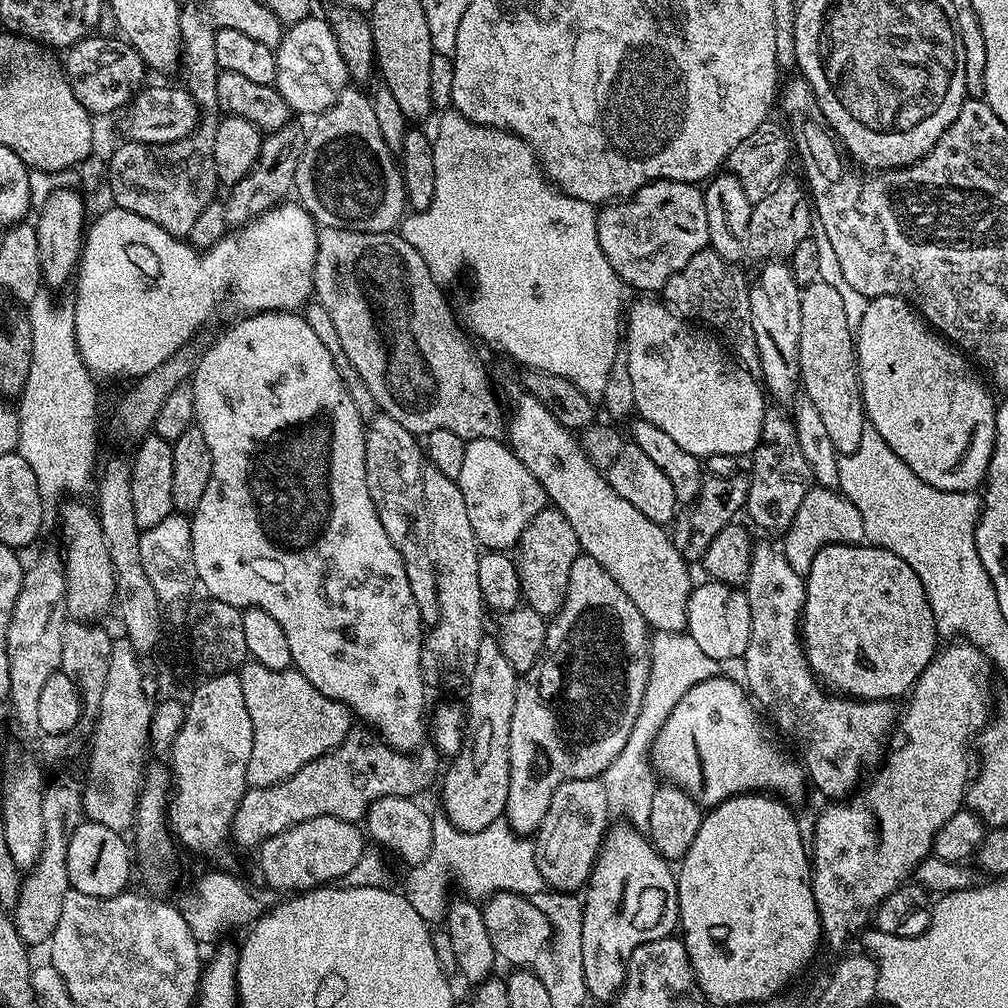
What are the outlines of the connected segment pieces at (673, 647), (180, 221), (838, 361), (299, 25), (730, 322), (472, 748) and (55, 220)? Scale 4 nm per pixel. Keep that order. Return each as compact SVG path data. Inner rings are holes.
M660 634L652 642L652 665L650 678L646 686L646 694L642 698L642 706L638 718L634 722L634 730L630 730L630 738L626 746L622 746L622 754L610 762L603 774L603 782L608 791L608 802L613 809L621 812L627 823L641 829L647 829L650 822L650 806L654 803L654 794L658 787L658 776L650 759L656 736L662 730L666 718L682 702L684 695L698 682L706 682L711 676L719 676L722 672L721 661L706 658L704 651L696 644L672 644L673 637Z
M184 10L180 14L180 28L180 63L182 73L184 72L182 87L202 109L196 130L173 144L117 143L108 166L108 183L113 191L115 207L133 211L134 214L141 215L143 219L148 219L154 226L162 226L162 230L166 230L171 236L184 238L187 237L190 226L194 226L198 214L202 214L202 210L206 210L208 203L217 199L218 196L216 193L218 181L214 170L214 134L222 116L216 107L216 79L221 69L217 68L214 58L216 33L213 25L206 19L203 11Z
M819 279L807 285L800 293L802 302L802 334L800 335L800 382L803 395L814 406L818 406L818 415L826 425L826 431L834 441L837 452L847 454L858 450L858 442L862 442L862 430L866 427L864 415L864 399L860 393L860 370L856 367L856 346L854 332L846 322L846 306L842 294Z
M309 14L303 20L297 20L285 31L280 44L274 49L276 54L276 78L274 87L286 98L289 109L293 113L301 112L307 118L315 118L325 112L333 102L342 94L344 88L349 87L350 77L348 67L342 58L342 50L338 50L338 42L332 33L332 26L327 19L320 20L315 14Z
M711 246L704 248L670 277L662 289L662 300L677 316L715 333L730 349L731 355L738 358L749 372L756 374L760 370L760 359L754 326L750 326L750 280L744 277L740 267L739 263L719 256Z
M486 638L478 646L478 659L474 661L474 674L468 679L466 693L467 725L466 743L463 749L457 753L448 773L444 776L444 804L443 812L448 815L448 823L453 824L463 832L481 832L486 830L495 820L505 815L508 807L508 795L510 794L510 726L514 718L514 700L516 698L516 685L518 674L514 666L502 654L499 639Z
M75 187L57 188L43 197L40 217L34 220L38 238L40 279L45 285L60 288L75 277L80 265L80 255L86 247L86 213L84 197Z

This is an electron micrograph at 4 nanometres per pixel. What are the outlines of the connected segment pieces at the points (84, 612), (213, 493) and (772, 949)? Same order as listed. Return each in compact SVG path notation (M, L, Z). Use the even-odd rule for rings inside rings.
M72 498L59 507L58 532L64 535L62 559L66 578L66 606L68 615L76 622L96 622L113 607L116 599L116 575L114 562L110 562L110 550L104 541L99 515L92 512L79 499Z
M258 312L240 320L229 332L222 333L201 354L200 360L198 356L190 377L196 411L194 424L202 430L206 446L210 446L212 459L212 473L206 494L202 494L202 502L198 502L195 512L190 516L194 570L199 587L204 587L208 591L207 595L218 602L241 610L261 608L270 614L270 618L274 618L274 622L278 622L286 634L292 668L304 675L314 690L347 706L353 717L360 719L361 716L366 723L373 724L368 726L375 729L380 739L397 752L415 753L426 744L426 685L420 661L426 628L420 618L418 602L414 602L414 593L410 591L406 566L402 566L402 558L398 558L394 542L390 542L386 529L382 527L378 510L374 510L374 498L370 498L370 490L366 486L365 421L360 418L342 378L338 376L329 351L322 346L321 339L314 334L303 315L293 312Z
M745 794L743 796L732 796L729 800L723 800L716 805L701 819L698 826L698 835L694 837L694 846L679 861L678 875L676 877L676 893L680 903L679 931L688 957L692 963L692 974L697 989L701 988L703 999L716 1004L752 1004L759 1005L762 1000L771 1000L779 997L780 992L812 959L816 956L816 947L822 944L822 929L820 926L820 915L818 906L814 902L814 890L812 889L812 865L810 863L810 852L806 847L806 841L799 833L799 822L797 813L792 813L783 799L772 794Z

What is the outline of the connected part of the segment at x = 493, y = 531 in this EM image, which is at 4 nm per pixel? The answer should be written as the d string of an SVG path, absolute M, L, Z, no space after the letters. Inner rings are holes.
M478 438L466 443L462 474L456 483L466 498L470 526L474 526L476 541L484 550L512 550L523 532L535 522L535 516L549 503L544 487L522 466L511 447L503 439Z

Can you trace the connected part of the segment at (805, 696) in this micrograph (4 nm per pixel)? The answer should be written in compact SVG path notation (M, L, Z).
M757 543L753 547L746 585L750 602L750 642L742 657L742 680L747 691L758 701L759 707L770 717L771 723L796 743L795 751L806 769L811 787L813 784L822 795L832 796L828 798L844 798L861 783L860 764L875 765L885 755L884 743L892 728L894 732L898 724L898 708L896 712L897 705L891 700L853 700L839 694L829 694L816 679L808 659L804 657L802 643L804 582L805 577L799 576L790 567L790 562L786 562L783 551L777 545L775 548L772 544Z

